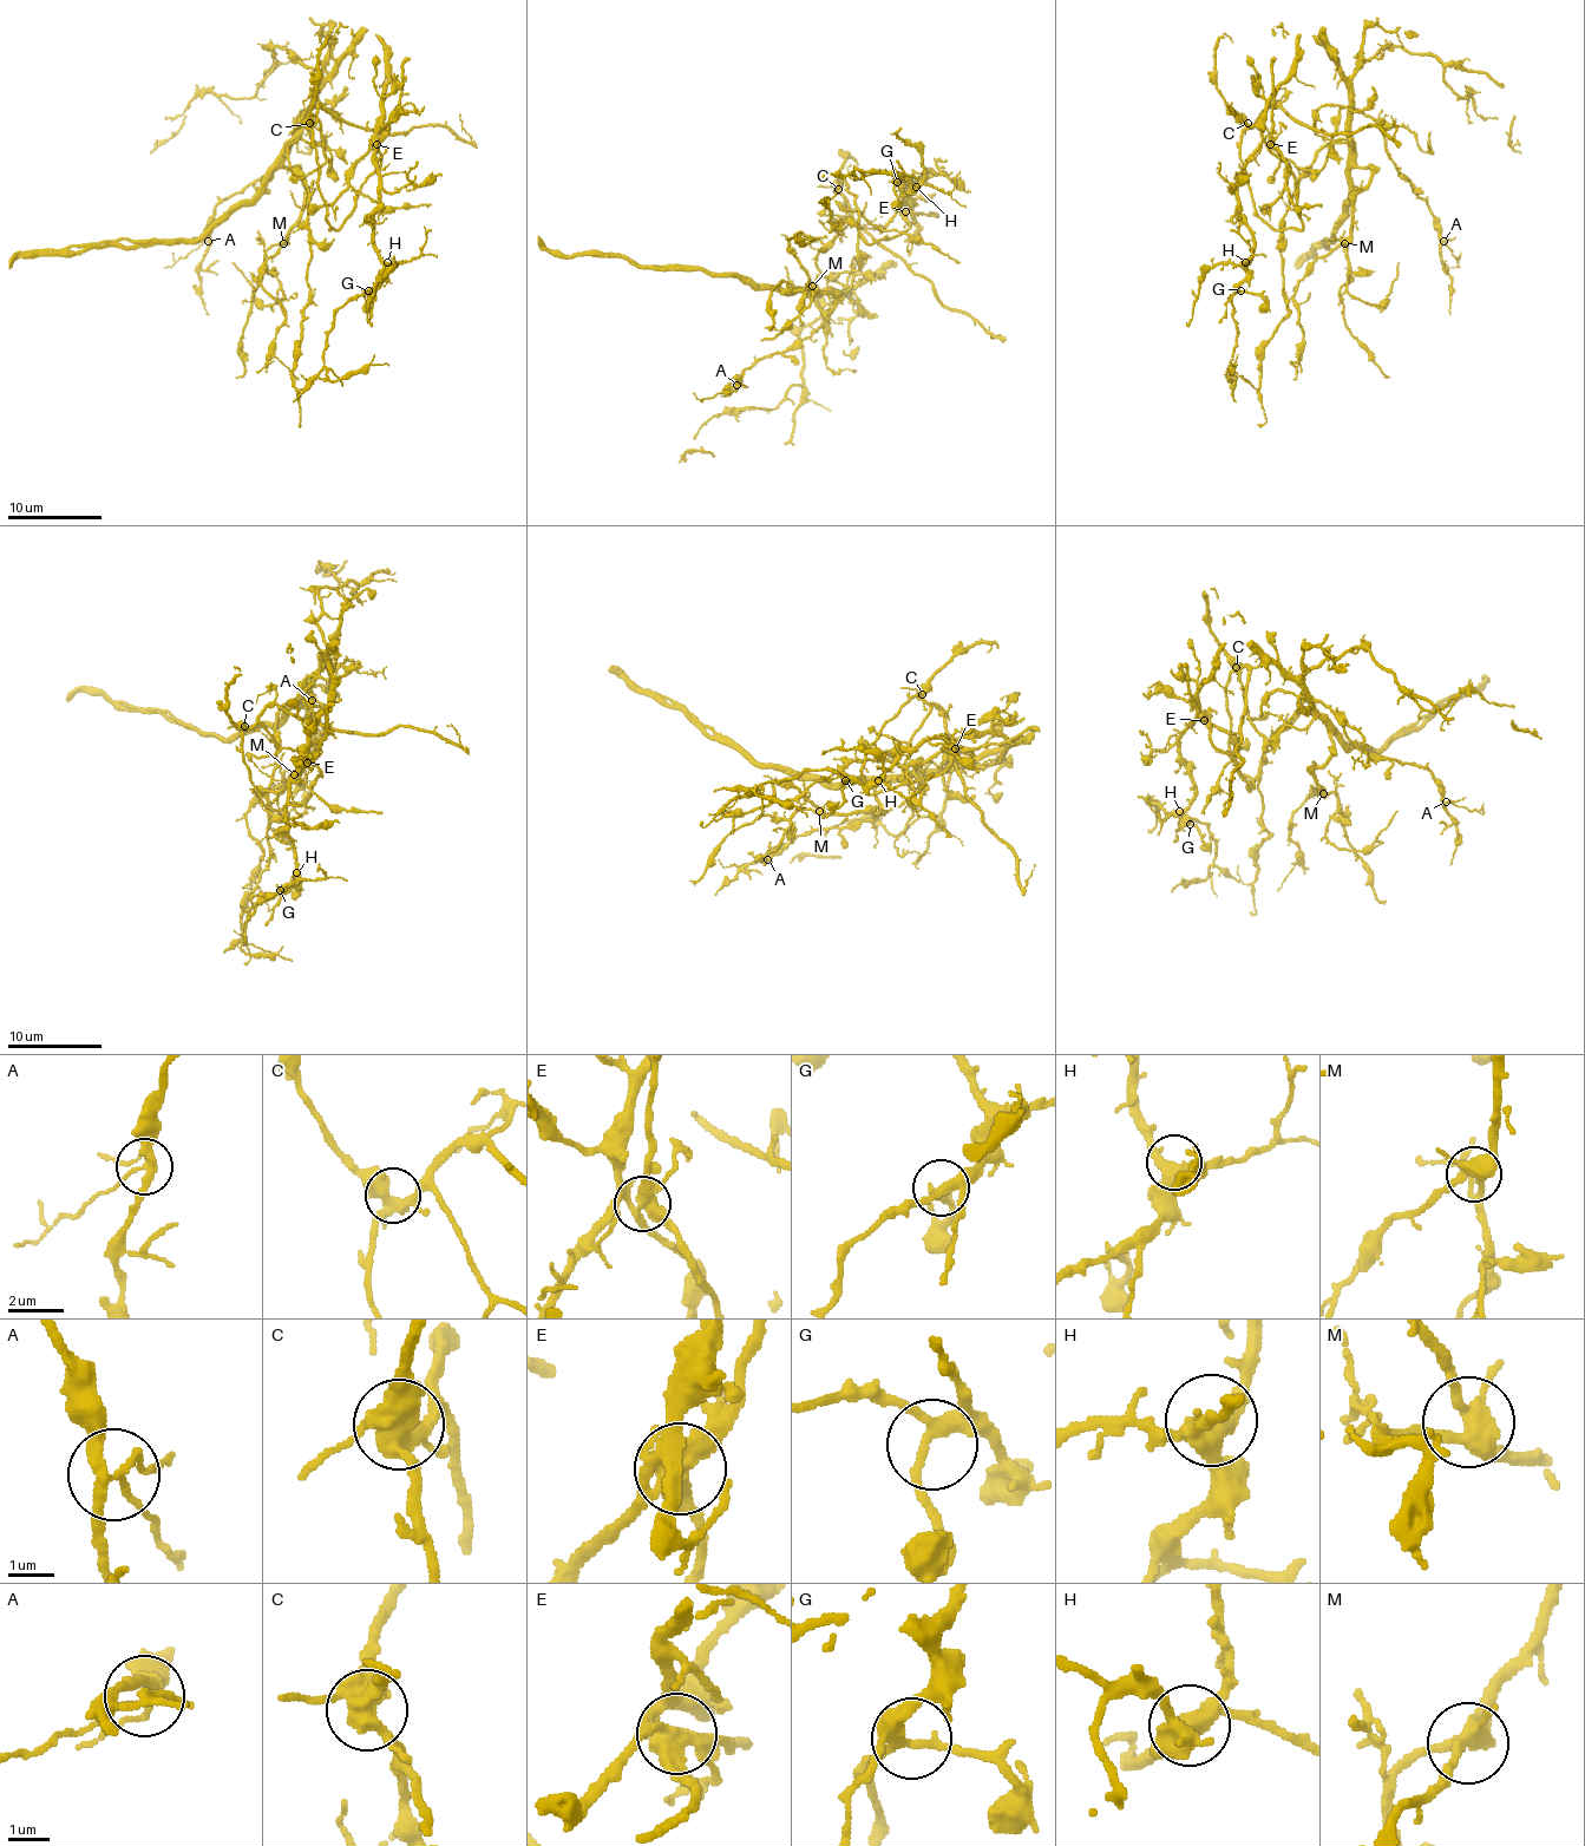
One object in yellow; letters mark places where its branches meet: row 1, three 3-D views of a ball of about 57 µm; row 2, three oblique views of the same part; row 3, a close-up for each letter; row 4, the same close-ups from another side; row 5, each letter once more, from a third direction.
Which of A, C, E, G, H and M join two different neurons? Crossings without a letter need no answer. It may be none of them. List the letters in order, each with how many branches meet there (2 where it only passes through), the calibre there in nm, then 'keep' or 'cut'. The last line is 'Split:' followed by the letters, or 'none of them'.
A: branches 4; calibre 200 nm; keep
C: branches 5; calibre 460 nm; keep
E: branches 5; calibre 400 nm; cut
G: branches 4; calibre 240 nm; keep
H: branches 4; calibre 400 nm; keep
M: branches 4; calibre 380 nm; keep
Split: E

